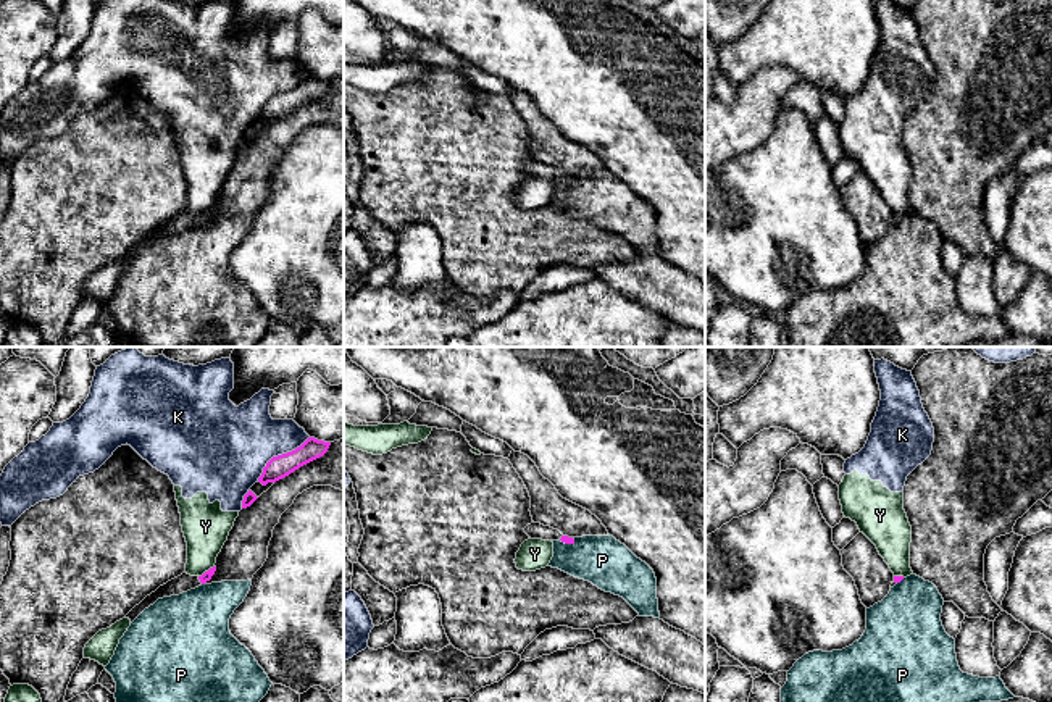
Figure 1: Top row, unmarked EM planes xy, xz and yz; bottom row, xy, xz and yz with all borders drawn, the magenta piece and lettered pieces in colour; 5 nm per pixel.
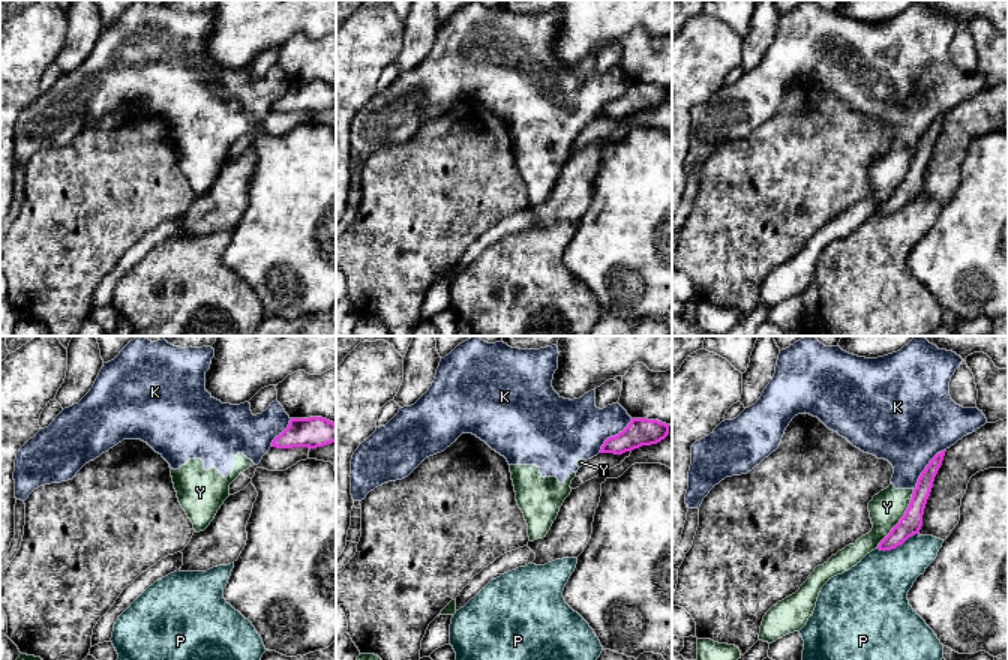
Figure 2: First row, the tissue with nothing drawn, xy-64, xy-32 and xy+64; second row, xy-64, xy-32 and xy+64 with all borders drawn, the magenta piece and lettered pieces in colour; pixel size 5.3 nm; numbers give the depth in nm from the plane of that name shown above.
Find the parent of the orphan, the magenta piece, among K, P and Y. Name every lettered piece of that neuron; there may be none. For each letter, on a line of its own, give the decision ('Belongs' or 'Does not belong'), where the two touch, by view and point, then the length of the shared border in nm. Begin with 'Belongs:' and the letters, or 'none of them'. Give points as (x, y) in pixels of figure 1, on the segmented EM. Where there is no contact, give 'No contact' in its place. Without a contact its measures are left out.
Belongs: none of them
K: Does not belong. Touches magenta at xy (279, 455). Shared border 340 nm
P: Does not belong. Touches magenta at xz (567, 543). Shared border 90 nm
Y: Does not belong. Touches magenta at xy (205, 572). Shared border 100 nm

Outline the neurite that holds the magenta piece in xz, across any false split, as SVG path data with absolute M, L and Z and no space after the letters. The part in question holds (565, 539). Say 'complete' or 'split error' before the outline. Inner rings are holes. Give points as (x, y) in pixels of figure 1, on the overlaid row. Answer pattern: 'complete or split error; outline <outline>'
split error; outline M531 523L524 528L524 533L531 539L542 539L542 541L561 541L565 544L574 544L573 537L563 536L558 529L553 529L550 526L544 526L541 523Z

